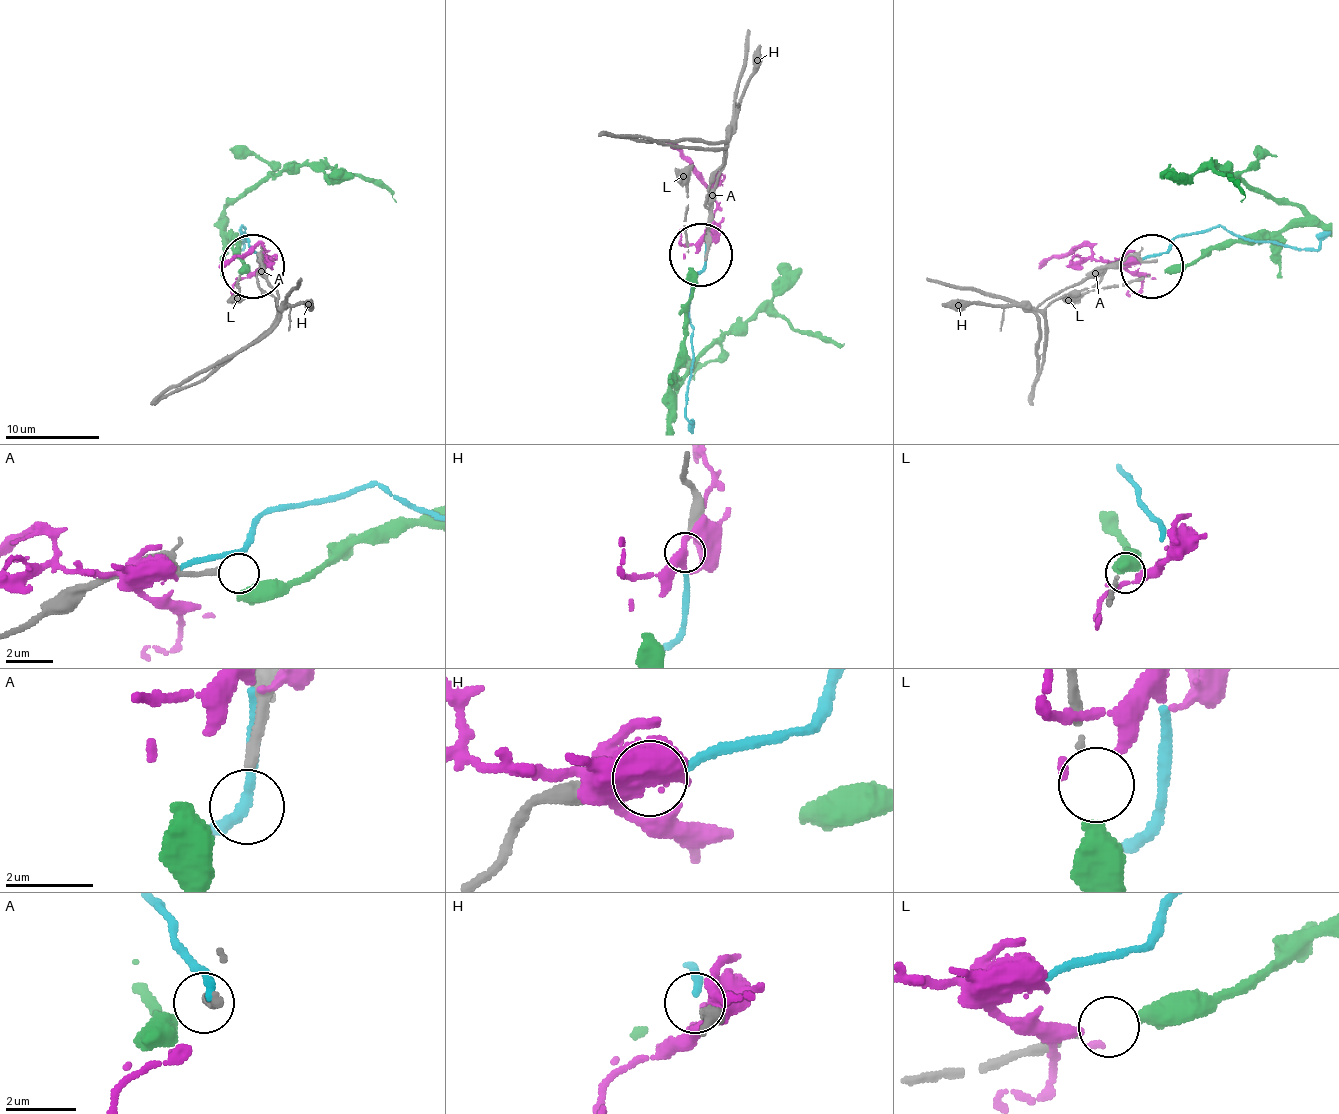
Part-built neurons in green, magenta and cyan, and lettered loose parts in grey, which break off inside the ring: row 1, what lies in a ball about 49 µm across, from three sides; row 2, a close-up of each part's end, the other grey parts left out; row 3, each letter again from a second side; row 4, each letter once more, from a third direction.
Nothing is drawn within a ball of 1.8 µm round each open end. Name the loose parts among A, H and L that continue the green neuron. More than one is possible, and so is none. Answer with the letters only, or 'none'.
L

